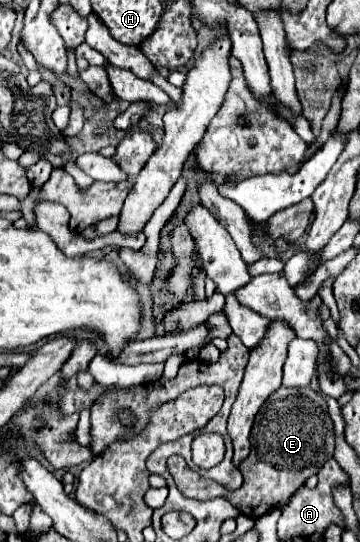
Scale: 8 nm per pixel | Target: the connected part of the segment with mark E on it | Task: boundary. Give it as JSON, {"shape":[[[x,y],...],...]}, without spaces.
{"shape":[[[280,386],[276,392],[270,394],[270,398],[262,404],[252,436],[250,436],[250,456],[240,462],[240,472],[244,476],[244,482],[238,490],[226,490],[222,484],[202,478],[198,472],[190,470],[184,458],[172,456],[168,460],[170,474],[178,486],[178,490],[194,500],[212,500],[224,496],[228,502],[232,502],[234,508],[240,510],[240,514],[250,518],[260,518],[262,514],[276,508],[278,502],[292,496],[296,488],[300,488],[308,476],[318,474],[316,462],[324,462],[332,458],[334,450],[334,424],[328,414],[326,400],[314,392],[310,386],[306,388],[286,388]]]}

